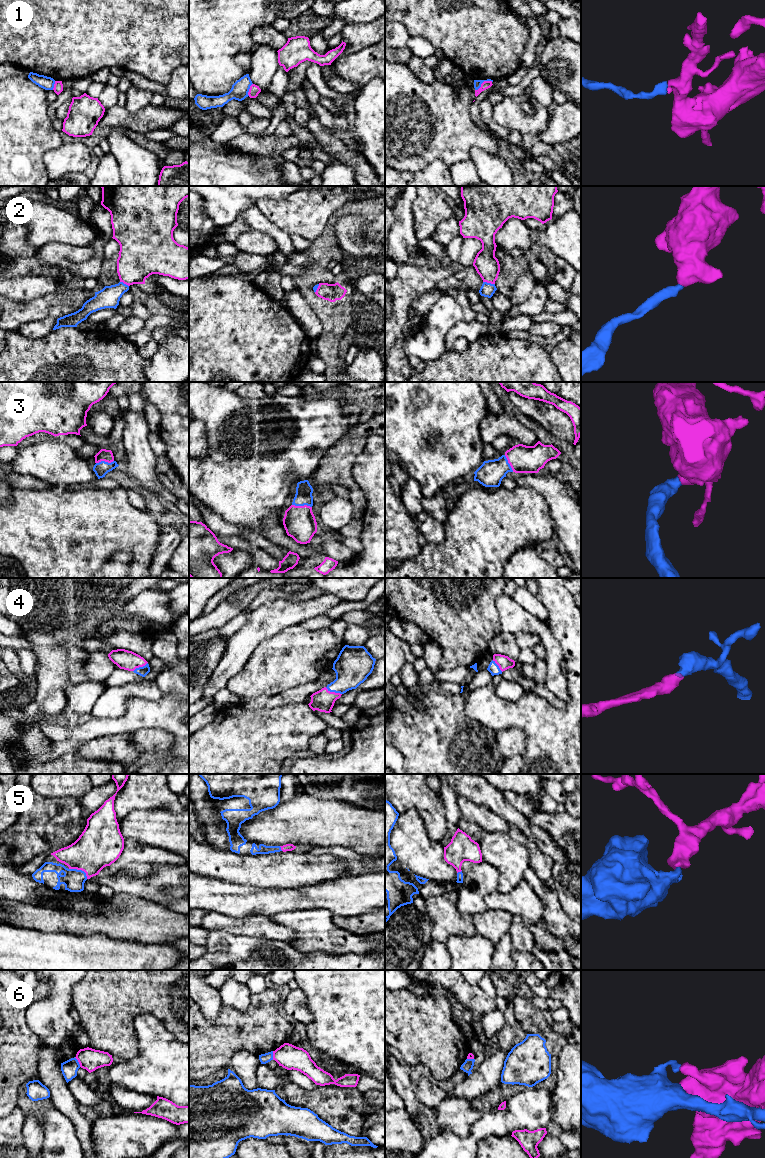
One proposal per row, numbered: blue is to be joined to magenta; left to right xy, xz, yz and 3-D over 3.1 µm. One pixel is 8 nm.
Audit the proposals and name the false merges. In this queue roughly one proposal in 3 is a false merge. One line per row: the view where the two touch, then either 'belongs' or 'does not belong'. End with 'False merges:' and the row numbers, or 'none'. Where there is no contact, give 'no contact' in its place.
1: yz | does not belong
2: yz | belongs
3: xz | belongs
4: xz | belongs
5: xy | belongs
6: xy | does not belong
False merges: 1, 6

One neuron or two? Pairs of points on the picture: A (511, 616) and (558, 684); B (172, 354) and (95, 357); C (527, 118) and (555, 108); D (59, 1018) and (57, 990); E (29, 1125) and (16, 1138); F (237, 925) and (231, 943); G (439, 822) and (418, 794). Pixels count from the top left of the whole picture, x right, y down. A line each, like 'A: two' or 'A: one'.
A: one
B: two
C: two
D: one
E: two
F: two
G: one

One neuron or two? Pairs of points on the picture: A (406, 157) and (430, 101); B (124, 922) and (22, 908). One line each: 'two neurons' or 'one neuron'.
A: one neuron
B: one neuron

